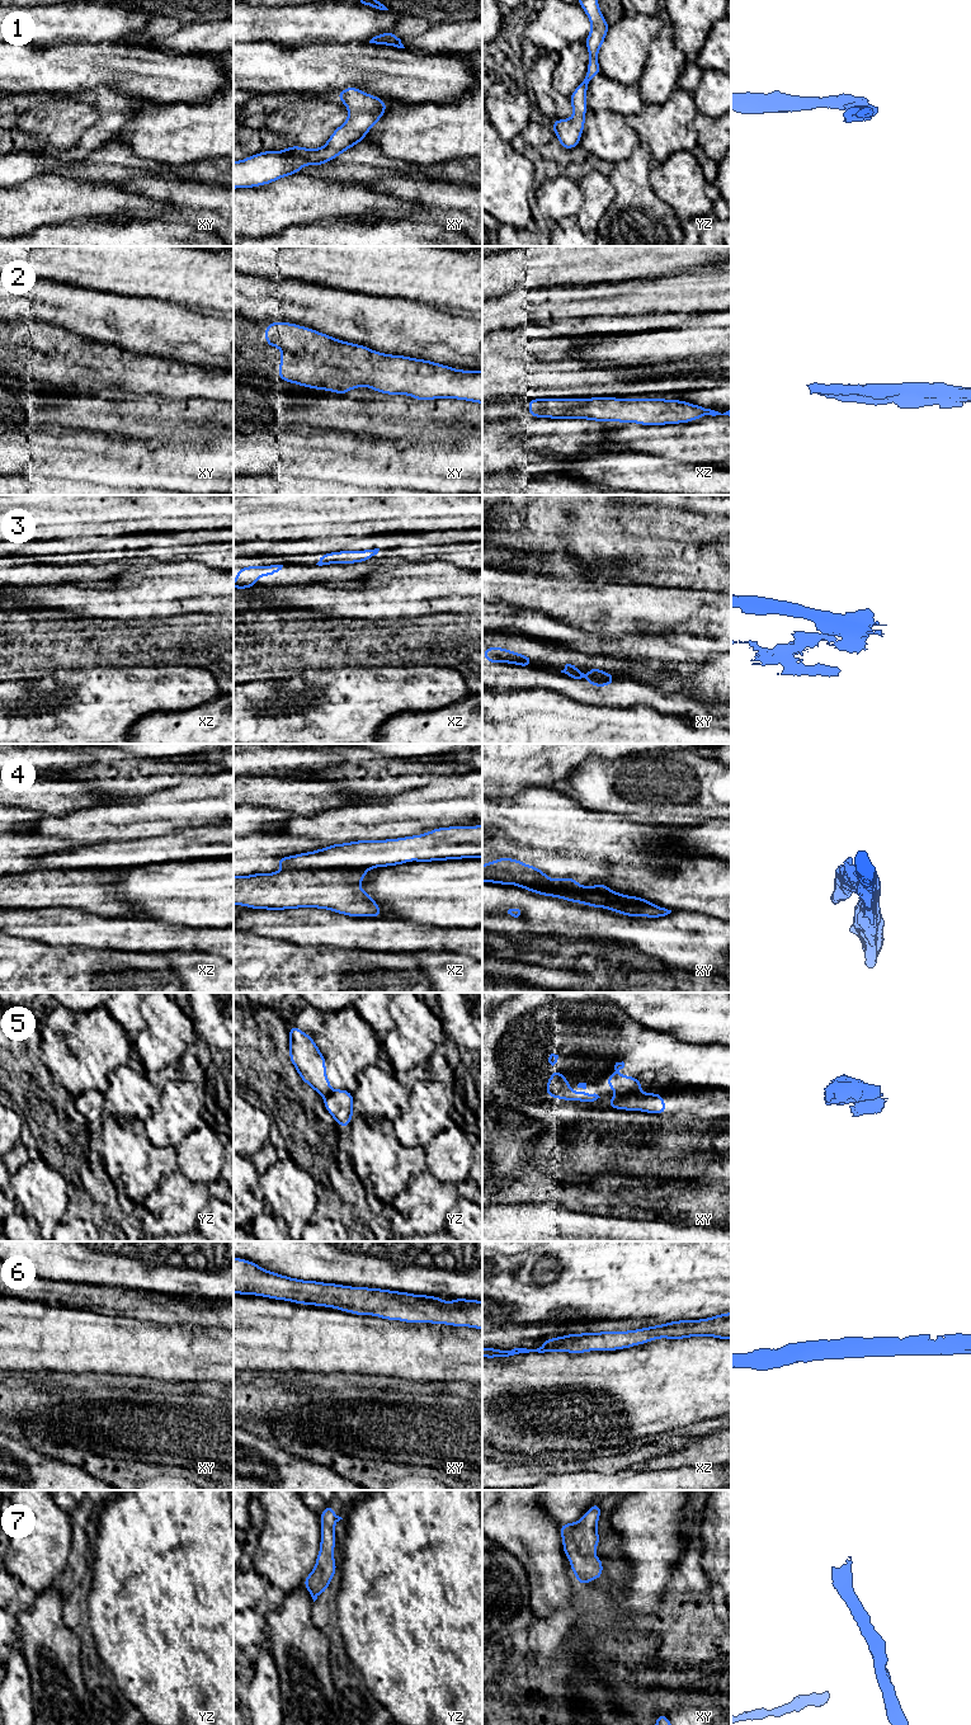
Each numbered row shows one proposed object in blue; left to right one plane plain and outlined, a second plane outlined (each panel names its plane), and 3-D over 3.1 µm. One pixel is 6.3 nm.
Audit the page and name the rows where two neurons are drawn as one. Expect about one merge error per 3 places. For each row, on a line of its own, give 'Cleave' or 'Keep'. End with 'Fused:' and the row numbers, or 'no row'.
1: Keep
2: Keep
3: Cleave
4: Cleave
5: Cleave
6: Keep
7: Keep
Fused: 3, 4, 5

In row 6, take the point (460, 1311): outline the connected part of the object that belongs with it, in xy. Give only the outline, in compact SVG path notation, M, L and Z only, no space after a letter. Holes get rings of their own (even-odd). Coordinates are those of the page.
M234 1258L234 1293L333 1307L354 1315L373 1315L411 1324L430 1323L482 1329L482 1301L479 1300L453 1299L451 1302L446 1302L440 1297L428 1295L303 1281L267 1271L242 1258Z

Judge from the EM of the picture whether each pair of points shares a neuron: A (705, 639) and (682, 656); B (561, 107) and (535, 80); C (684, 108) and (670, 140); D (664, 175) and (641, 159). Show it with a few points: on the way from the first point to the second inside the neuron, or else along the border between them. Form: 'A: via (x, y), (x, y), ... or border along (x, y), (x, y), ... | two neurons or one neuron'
A: border along (698, 650), (708, 656) | two neurons
B: via (554, 104), (546, 97), (542, 88) | one neuron
C: via (677, 116), (670, 125), (670, 132) | one neuron
D: border along (653, 163), (649, 182), (658, 196) | two neurons

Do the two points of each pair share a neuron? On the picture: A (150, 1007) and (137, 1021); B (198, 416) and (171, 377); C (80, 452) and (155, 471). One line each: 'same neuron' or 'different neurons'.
A: different neurons
B: same neuron
C: same neuron

